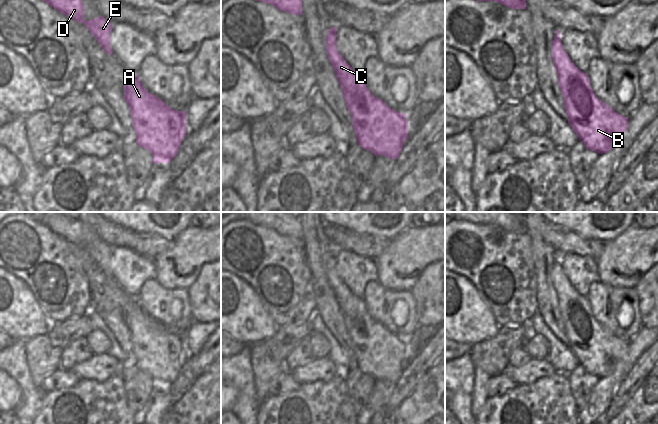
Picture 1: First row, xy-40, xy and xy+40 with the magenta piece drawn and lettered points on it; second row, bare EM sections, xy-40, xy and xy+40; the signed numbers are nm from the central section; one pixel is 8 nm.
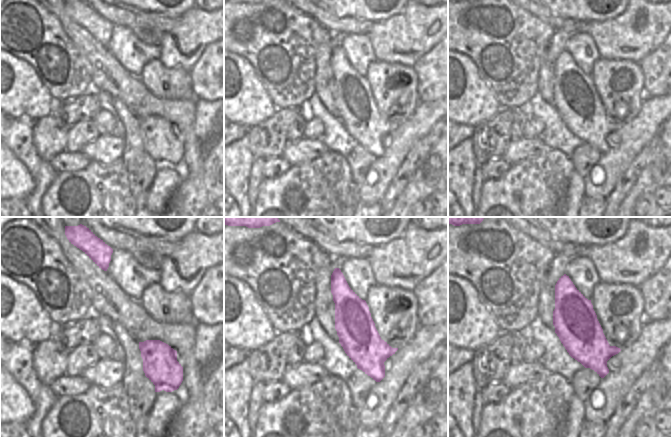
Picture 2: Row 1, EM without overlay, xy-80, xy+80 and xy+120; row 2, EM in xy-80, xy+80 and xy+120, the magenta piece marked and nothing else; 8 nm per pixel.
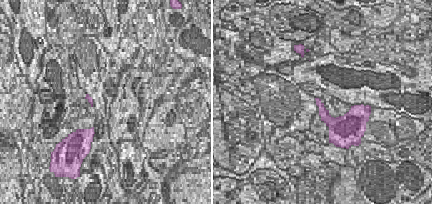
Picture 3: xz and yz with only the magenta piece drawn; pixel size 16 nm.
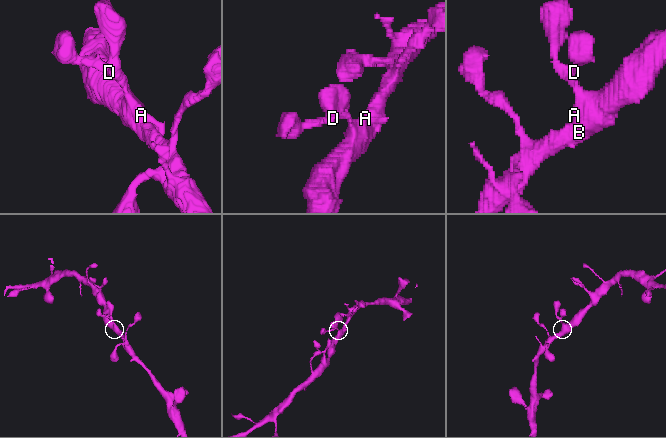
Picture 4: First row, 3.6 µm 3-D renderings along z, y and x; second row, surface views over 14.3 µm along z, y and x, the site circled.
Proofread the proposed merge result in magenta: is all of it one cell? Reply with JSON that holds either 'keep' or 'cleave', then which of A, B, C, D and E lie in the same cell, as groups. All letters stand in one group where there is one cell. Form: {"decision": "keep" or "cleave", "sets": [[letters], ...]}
{"decision": "keep", "sets": [["A", "B", "C", "D", "E"]]}

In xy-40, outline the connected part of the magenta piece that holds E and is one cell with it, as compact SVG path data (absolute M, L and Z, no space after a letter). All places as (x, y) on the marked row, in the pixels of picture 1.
M43 0L48 5L63 13L69 19L83 23L96 38L104 51L112 55L110 48L110 32L112 23L101 15L89 21L84 20L84 4L82 0Z

